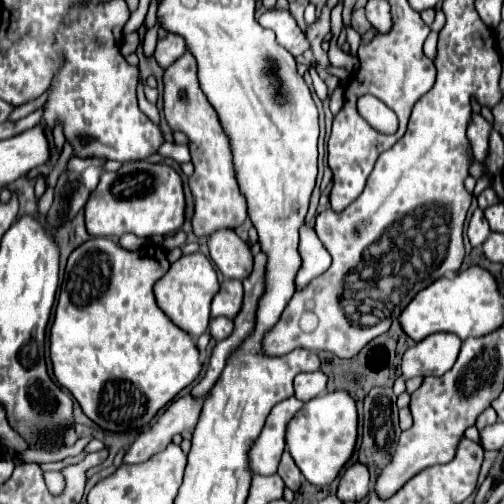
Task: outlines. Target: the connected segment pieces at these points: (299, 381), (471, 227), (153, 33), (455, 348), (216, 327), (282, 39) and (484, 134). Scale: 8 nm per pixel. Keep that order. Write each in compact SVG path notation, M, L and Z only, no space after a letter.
M322 370L302 372L294 380L296 398L302 400L302 402L308 402L308 400L324 394L326 392L326 386L328 386L328 376Z
M478 208L474 210L472 218L470 218L470 224L468 224L468 240L472 246L480 246L488 236L490 236L490 228L488 228L488 222L484 220L484 212Z
M157 21L155 26L152 26L148 32L146 32L146 38L144 38L144 54L146 56L152 56L154 54L154 46L158 41L158 30L160 28L160 24Z
M438 332L436 336L420 340L416 346L404 352L402 376L408 380L414 376L440 376L448 372L456 362L460 346L462 340L450 332Z
M214 318L210 322L210 332L212 332L214 340L226 340L226 336L232 334L232 328L234 328L234 324L230 318Z
M278 8L266 10L258 22L264 28L274 30L276 42L284 46L294 58L298 58L304 50L308 50L308 40L288 10L278 10Z
M472 114L468 122L468 140L472 146L472 154L476 160L484 162L486 152L488 152L488 134L490 134L490 122L482 118L482 114Z

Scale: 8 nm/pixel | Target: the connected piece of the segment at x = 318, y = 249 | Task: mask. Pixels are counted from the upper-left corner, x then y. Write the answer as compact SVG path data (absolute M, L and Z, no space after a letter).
M300 230L300 248L298 250L300 250L302 266L294 280L296 290L306 288L310 284L310 280L324 274L326 268L330 268L330 256L328 256L326 248L322 246L322 242L318 240L314 230Z

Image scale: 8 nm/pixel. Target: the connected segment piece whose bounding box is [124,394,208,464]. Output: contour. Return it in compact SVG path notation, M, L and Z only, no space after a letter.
M192 394L176 398L164 410L164 414L158 418L158 422L154 422L154 426L150 426L146 432L142 432L136 438L136 442L126 452L124 462L128 462L128 464L146 462L150 456L164 450L176 434L194 432L198 420L200 420L202 404L206 398L208 398L208 394L204 394L200 398L196 398Z

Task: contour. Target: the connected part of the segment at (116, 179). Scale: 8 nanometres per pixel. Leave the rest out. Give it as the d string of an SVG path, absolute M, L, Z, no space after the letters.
M148 160L124 162L118 172L104 172L98 188L86 204L86 228L90 236L120 236L132 232L136 236L168 236L182 228L186 198L180 174L168 164L152 164Z

